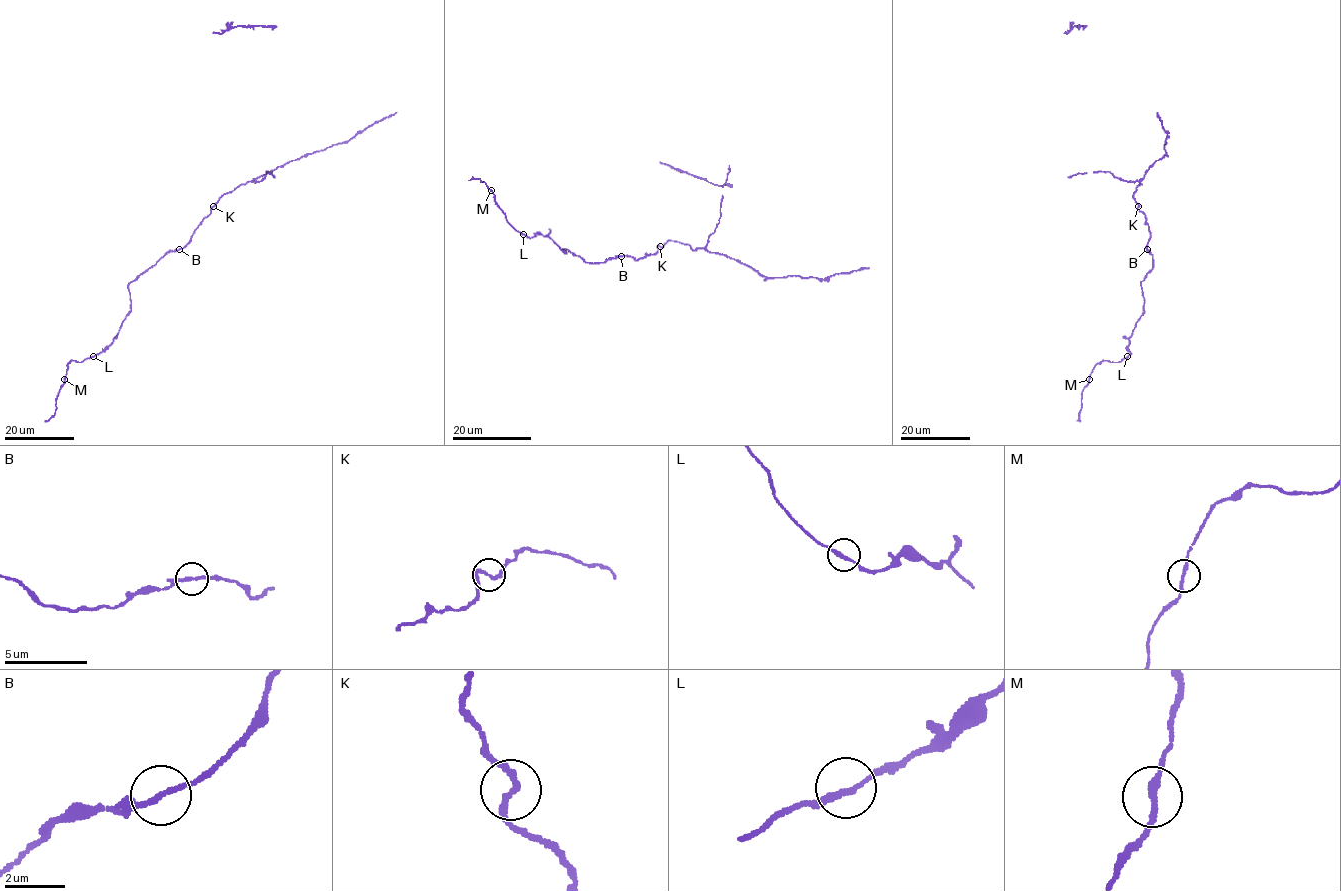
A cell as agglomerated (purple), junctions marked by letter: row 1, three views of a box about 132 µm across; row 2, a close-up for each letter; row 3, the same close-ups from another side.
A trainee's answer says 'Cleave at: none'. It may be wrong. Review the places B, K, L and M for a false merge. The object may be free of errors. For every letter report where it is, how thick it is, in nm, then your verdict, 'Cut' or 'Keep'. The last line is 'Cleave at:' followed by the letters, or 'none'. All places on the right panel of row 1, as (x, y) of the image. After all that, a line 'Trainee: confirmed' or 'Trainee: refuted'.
B: Place: (1147, 249). Thickness 180 nm. Keep
K: Place: (1138, 206). Thickness 190 nm. Keep
L: Place: (1127, 356). Thickness 200 nm. Keep
M: Place: (1089, 379). Thickness 200 nm. Keep
Cleave at: none
Trainee: confirmed

